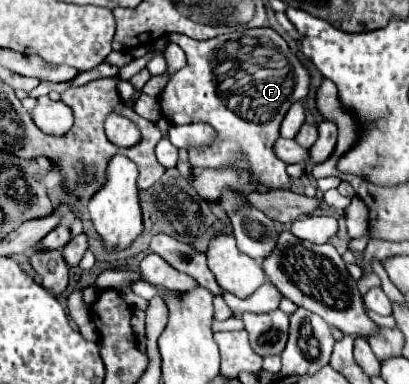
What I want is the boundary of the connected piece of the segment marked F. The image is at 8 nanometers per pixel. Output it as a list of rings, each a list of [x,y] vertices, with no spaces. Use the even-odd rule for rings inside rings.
[[[269,27],[233,31],[209,41],[197,41],[187,35],[173,33],[171,41],[185,51],[187,65],[171,77],[159,95],[163,117],[173,125],[203,121],[213,125],[219,133],[211,147],[188,149],[191,165],[235,167],[241,159],[245,159],[249,175],[253,175],[259,183],[265,183],[265,187],[283,189],[285,183],[291,183],[285,163],[273,153],[273,143],[279,137],[279,125],[291,103],[309,93],[309,73],[289,51],[287,43]],[[219,65],[225,65],[225,69],[217,71]]]

